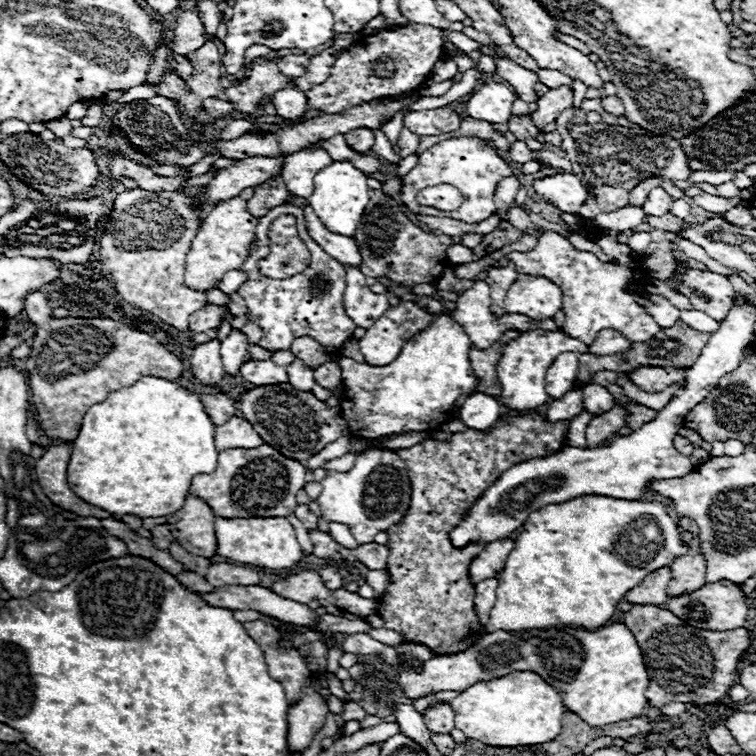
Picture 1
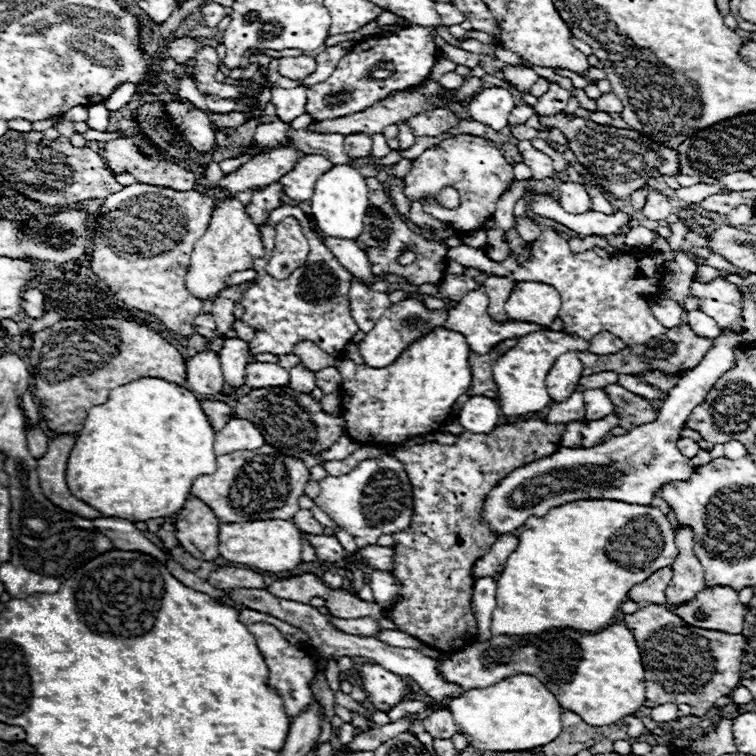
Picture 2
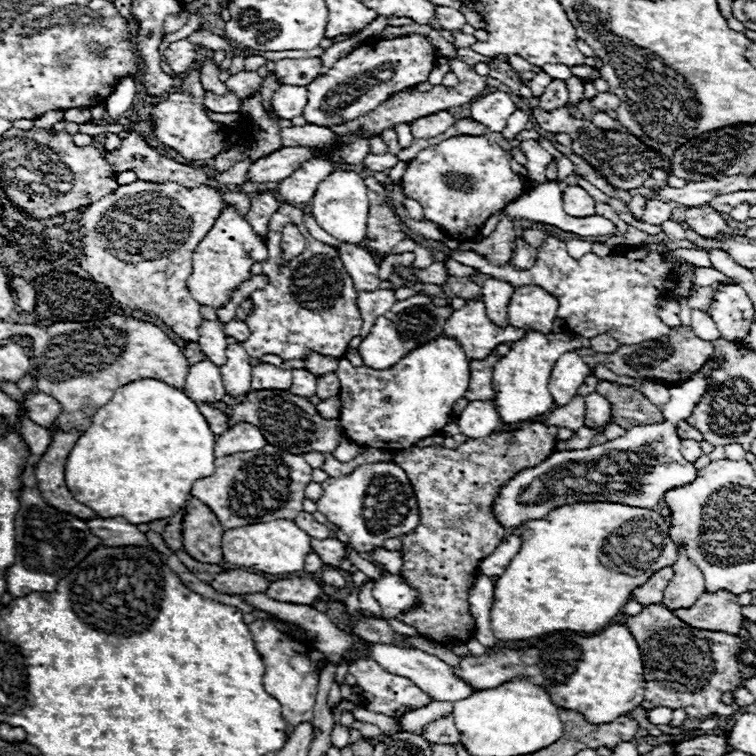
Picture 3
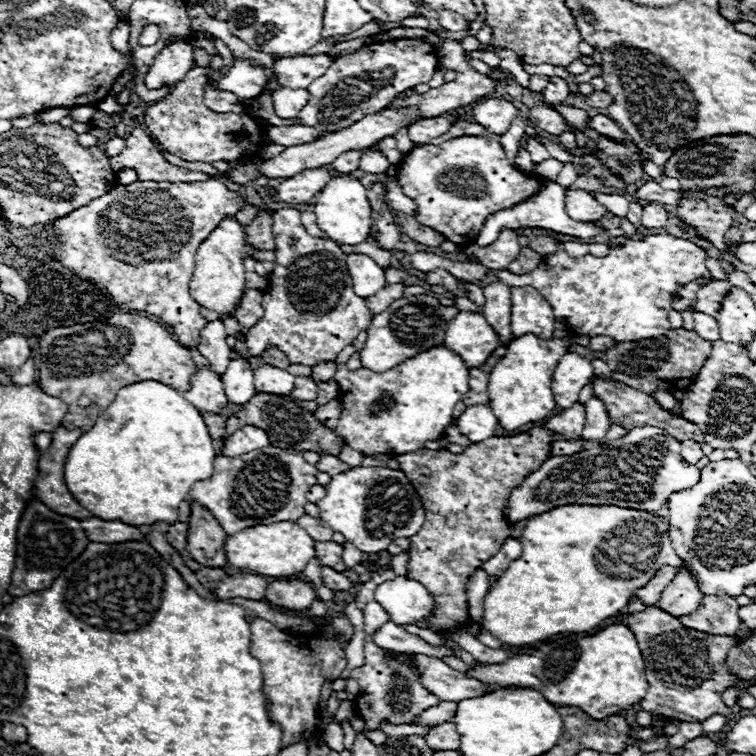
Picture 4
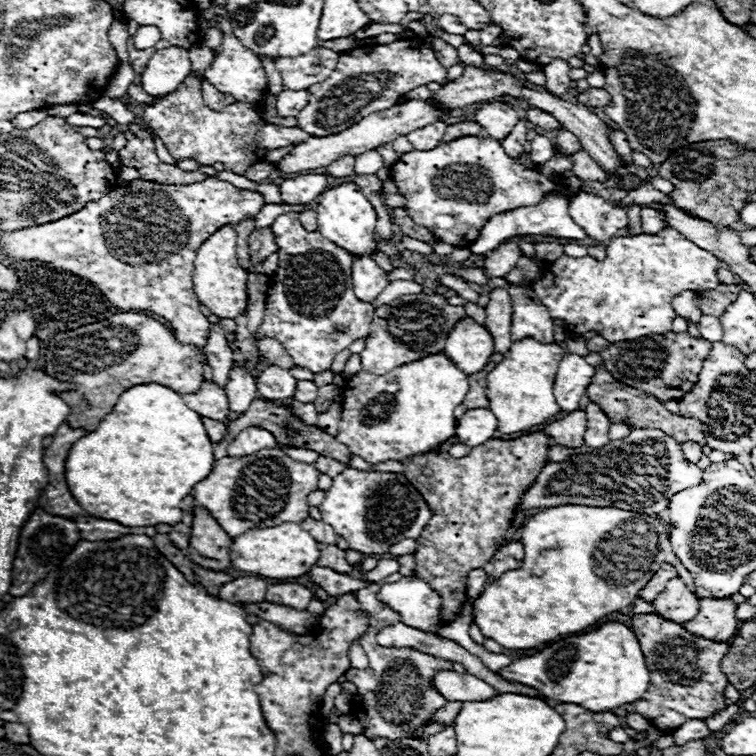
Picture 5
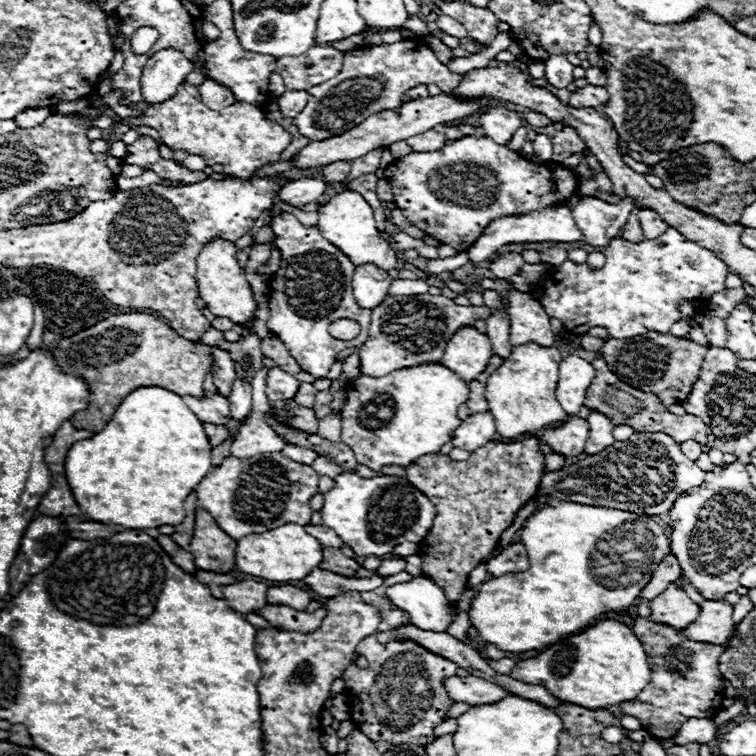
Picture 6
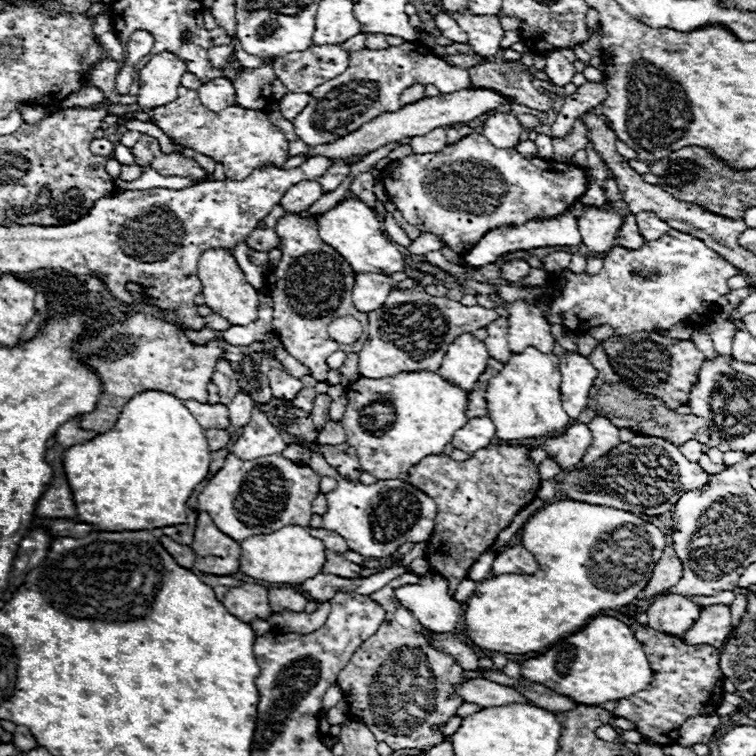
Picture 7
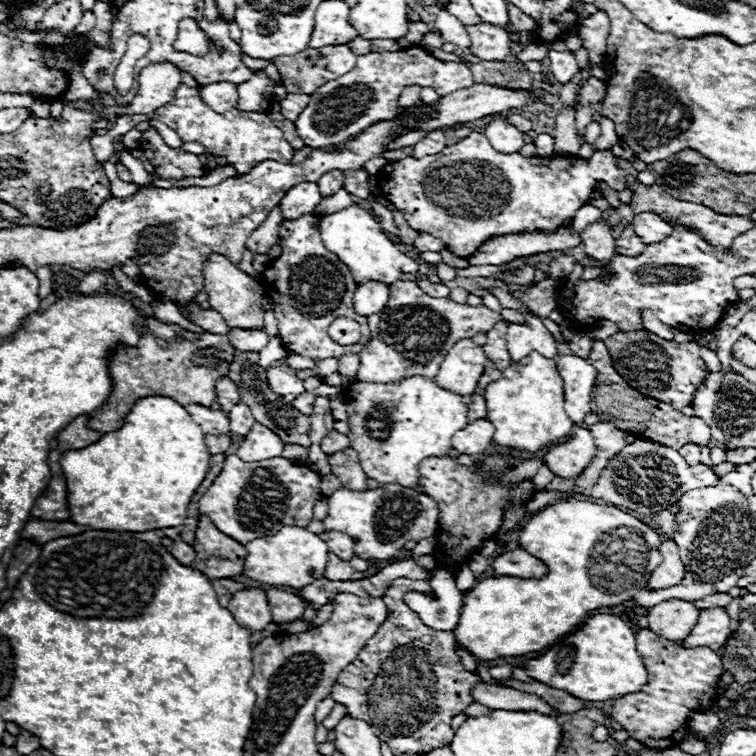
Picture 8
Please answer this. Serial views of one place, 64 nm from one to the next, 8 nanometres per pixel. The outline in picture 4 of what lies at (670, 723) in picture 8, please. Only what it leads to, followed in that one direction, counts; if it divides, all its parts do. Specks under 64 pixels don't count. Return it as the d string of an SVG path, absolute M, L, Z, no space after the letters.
M648 606L644 612L626 616L626 622L636 634L646 664L646 680L650 684L644 700L634 706L636 710L646 710L650 714L662 714L662 710L680 712L688 722L702 722L712 714L732 714L732 708L722 702L722 692L738 684L738 678L728 670L726 662L728 652L736 646L736 638L690 630L682 626L678 618L656 606Z

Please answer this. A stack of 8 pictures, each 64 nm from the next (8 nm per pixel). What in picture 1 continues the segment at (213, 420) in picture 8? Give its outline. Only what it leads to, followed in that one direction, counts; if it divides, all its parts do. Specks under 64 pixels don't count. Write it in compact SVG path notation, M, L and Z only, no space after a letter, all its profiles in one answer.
M214 338L210 342L204 342L194 348L194 354L190 358L192 374L198 378L204 386L214 386L224 376L222 358L220 358L220 340Z

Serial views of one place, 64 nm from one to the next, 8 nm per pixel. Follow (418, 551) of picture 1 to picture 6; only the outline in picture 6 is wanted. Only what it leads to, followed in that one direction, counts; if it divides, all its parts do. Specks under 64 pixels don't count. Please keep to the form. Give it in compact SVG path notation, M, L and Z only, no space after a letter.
M524 438L522 442L512 442L512 444L488 442L484 444L484 448L476 448L468 460L460 460L460 462L452 460L446 454L428 454L408 464L406 468L408 482L420 488L420 492L424 492L424 496L428 496L428 500L432 500L436 508L432 528L428 530L428 536L420 542L418 556L422 558L422 576L428 576L432 582L436 582L442 588L450 606L456 606L456 602L460 600L466 588L468 574L478 564L488 562L490 554L500 542L502 532L512 524L516 512L534 496L542 472L544 472L544 454L540 450L538 438Z

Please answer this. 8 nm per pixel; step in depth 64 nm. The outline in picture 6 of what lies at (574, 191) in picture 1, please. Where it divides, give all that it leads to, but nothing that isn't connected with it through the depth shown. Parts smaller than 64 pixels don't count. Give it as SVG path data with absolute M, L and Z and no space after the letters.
M582 196L572 208L572 218L584 232L588 244L604 248L612 238L616 238L634 208L634 198L624 198L618 204L608 204L594 196Z

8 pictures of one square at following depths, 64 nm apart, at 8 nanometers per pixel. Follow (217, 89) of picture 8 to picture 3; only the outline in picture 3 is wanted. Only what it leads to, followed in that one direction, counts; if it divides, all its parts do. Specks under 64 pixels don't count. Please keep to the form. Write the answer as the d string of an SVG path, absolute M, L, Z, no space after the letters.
M212 92L204 94L204 106L212 112L224 112L224 114L238 112L240 104L242 104L242 100L234 94L228 94L228 96L216 96Z

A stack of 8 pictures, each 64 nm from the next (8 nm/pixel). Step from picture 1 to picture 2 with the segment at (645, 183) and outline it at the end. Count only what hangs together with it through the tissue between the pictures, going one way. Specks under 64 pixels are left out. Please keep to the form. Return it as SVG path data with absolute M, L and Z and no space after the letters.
M646 186L638 188L638 190L632 192L632 196L630 196L630 206L632 206L636 212L642 210L642 206L646 204L646 196L648 196L648 188L646 188Z

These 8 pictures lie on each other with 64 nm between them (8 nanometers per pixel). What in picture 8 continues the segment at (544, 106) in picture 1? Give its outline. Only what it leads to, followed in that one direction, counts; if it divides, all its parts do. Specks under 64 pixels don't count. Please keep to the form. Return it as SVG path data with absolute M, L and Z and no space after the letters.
M548 50L548 68L550 68L550 74L554 76L554 80L560 84L570 82L570 78L578 72L578 64L576 64L572 52Z

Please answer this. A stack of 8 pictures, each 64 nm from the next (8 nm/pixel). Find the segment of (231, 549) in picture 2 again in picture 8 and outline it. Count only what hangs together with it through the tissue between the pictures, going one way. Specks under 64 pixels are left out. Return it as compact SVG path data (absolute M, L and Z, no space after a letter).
M284 526L274 536L256 538L244 544L246 548L246 560L244 560L244 574L252 580L264 582L264 584L284 584L292 588L302 588L308 582L320 578L324 574L326 562L328 562L328 546L324 540L320 540L316 534L308 532L300 526Z

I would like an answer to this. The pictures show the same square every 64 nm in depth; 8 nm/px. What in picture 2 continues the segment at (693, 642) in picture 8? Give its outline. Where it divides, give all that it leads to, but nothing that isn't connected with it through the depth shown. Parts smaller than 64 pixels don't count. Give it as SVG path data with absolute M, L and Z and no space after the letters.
M728 586L704 588L696 594L694 600L672 604L668 610L690 626L730 634L742 632L746 618L746 606L738 600L738 592Z

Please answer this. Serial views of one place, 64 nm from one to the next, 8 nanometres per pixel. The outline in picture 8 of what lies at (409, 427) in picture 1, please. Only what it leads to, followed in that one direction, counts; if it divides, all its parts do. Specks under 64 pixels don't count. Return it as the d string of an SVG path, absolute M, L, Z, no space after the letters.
M422 376L402 378L392 384L352 382L346 390L346 412L350 428L348 432L350 446L358 452L360 466L366 472L366 476L378 480L380 484L398 482L416 490L420 490L416 466L430 456L448 456L448 450L452 448L452 436L468 424L464 398L438 386L434 378L422 378Z

